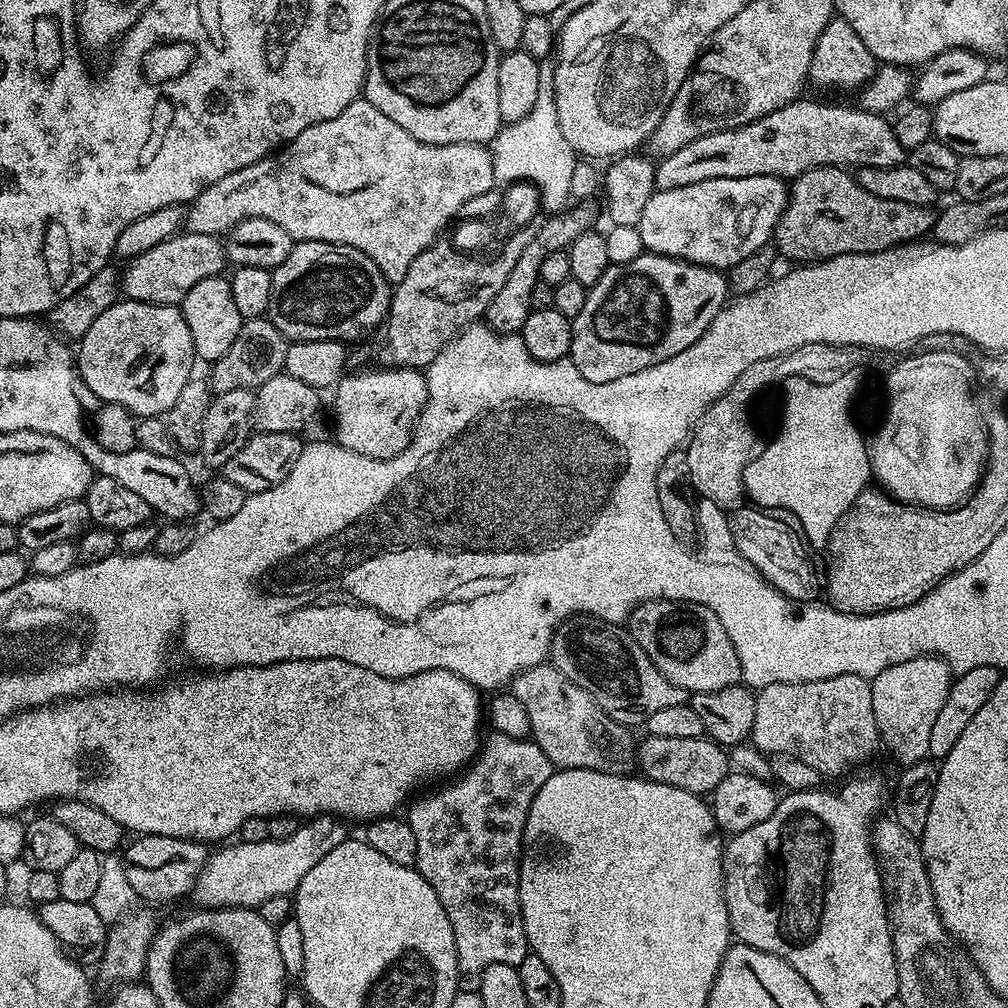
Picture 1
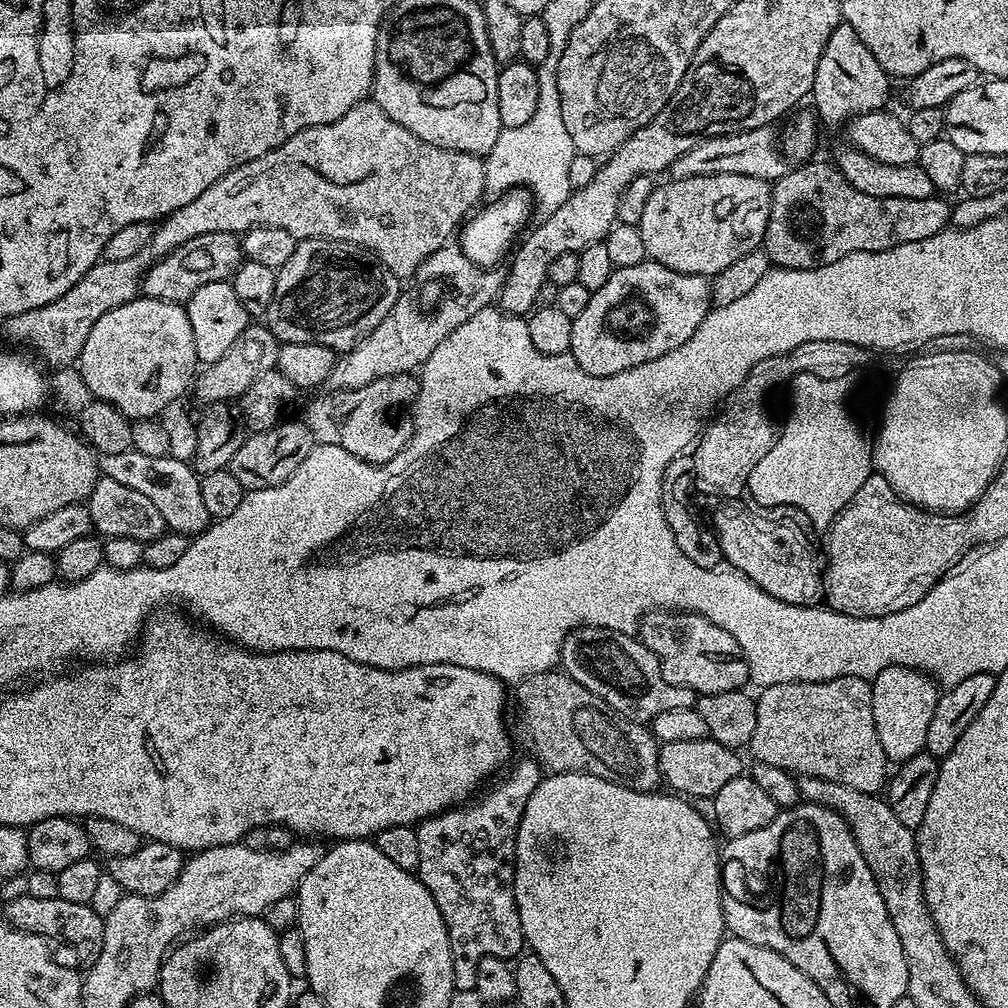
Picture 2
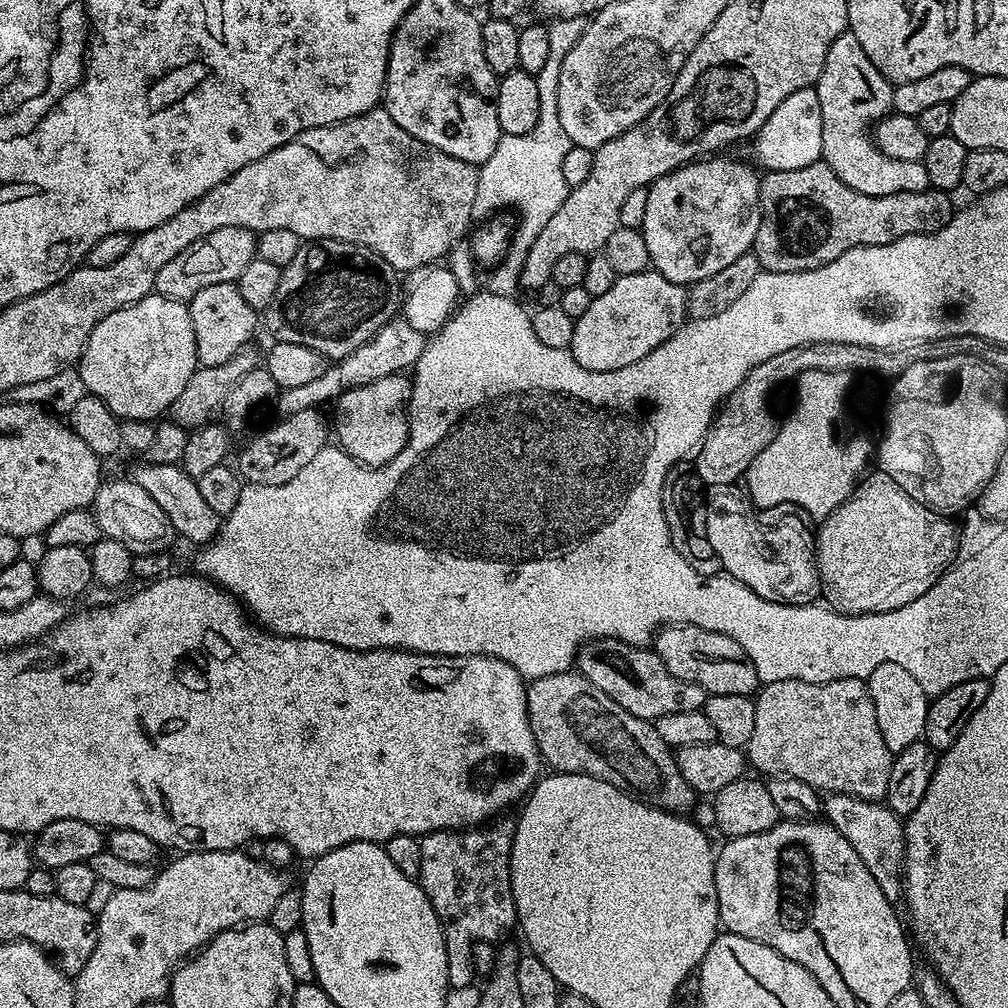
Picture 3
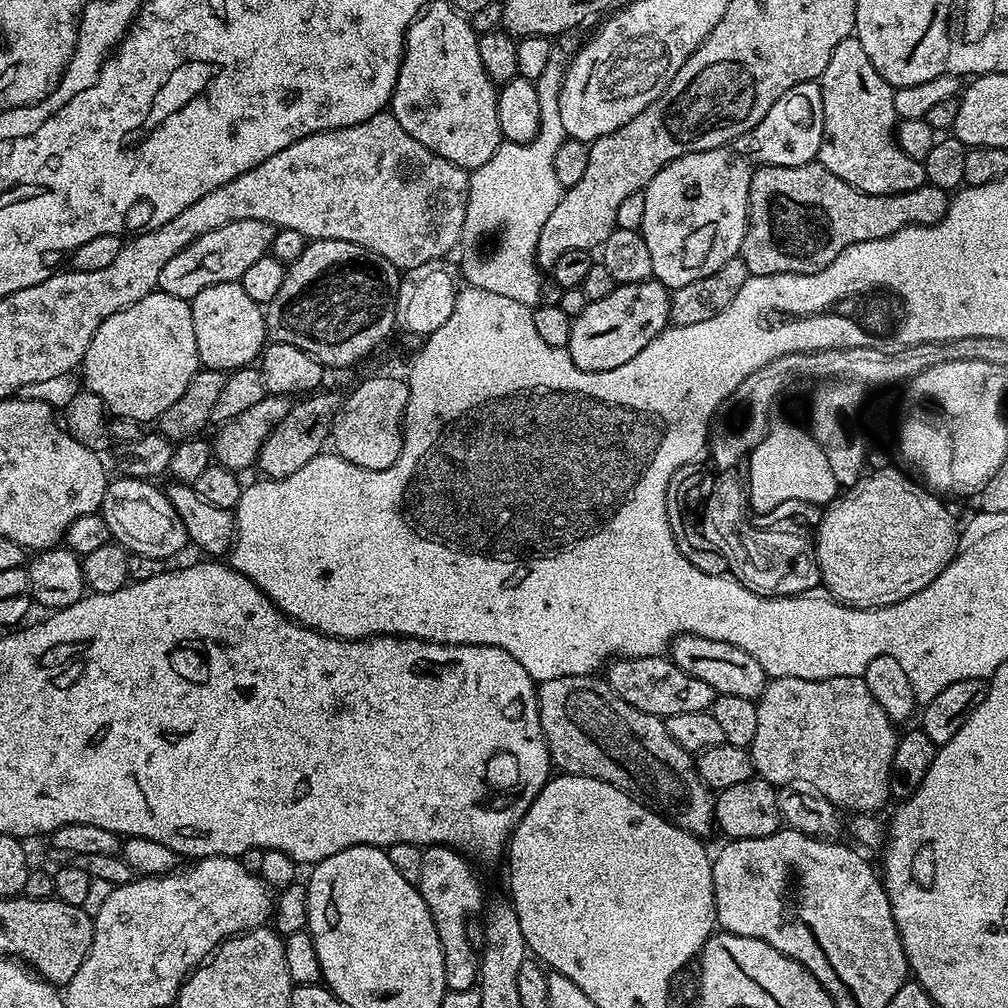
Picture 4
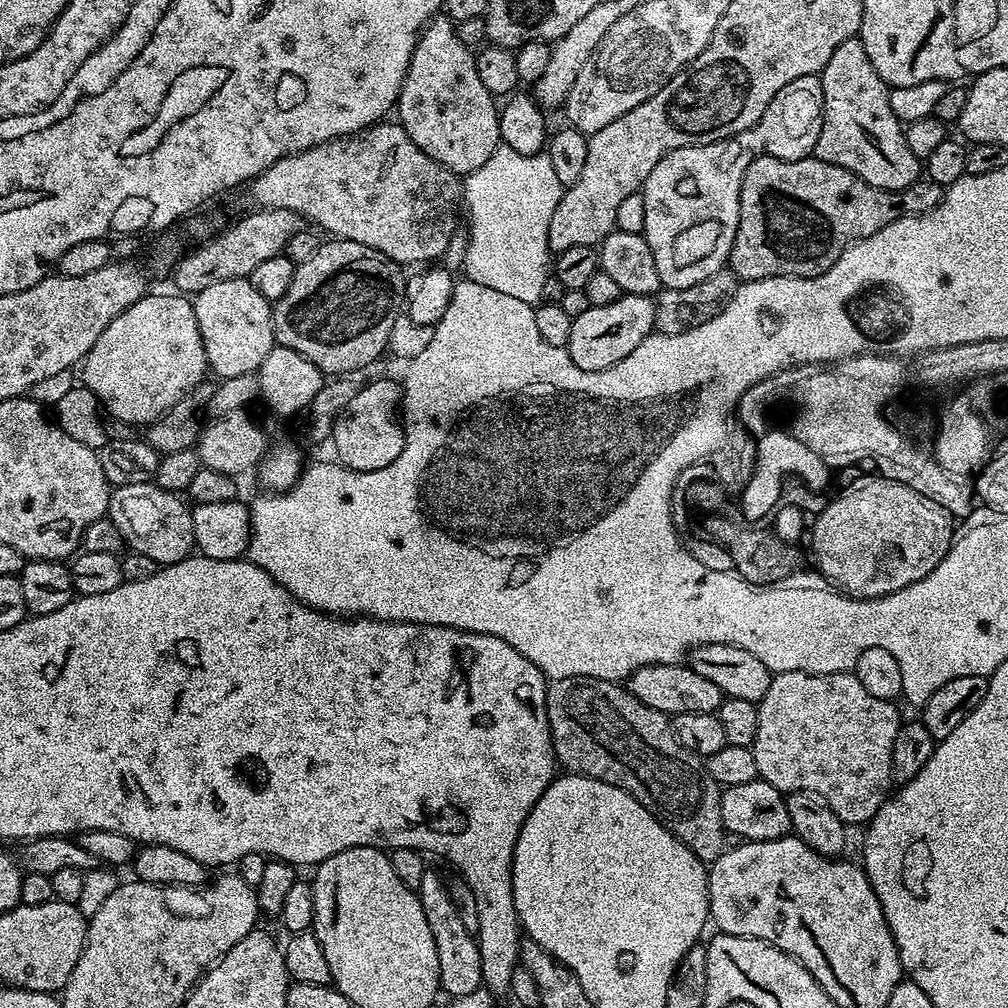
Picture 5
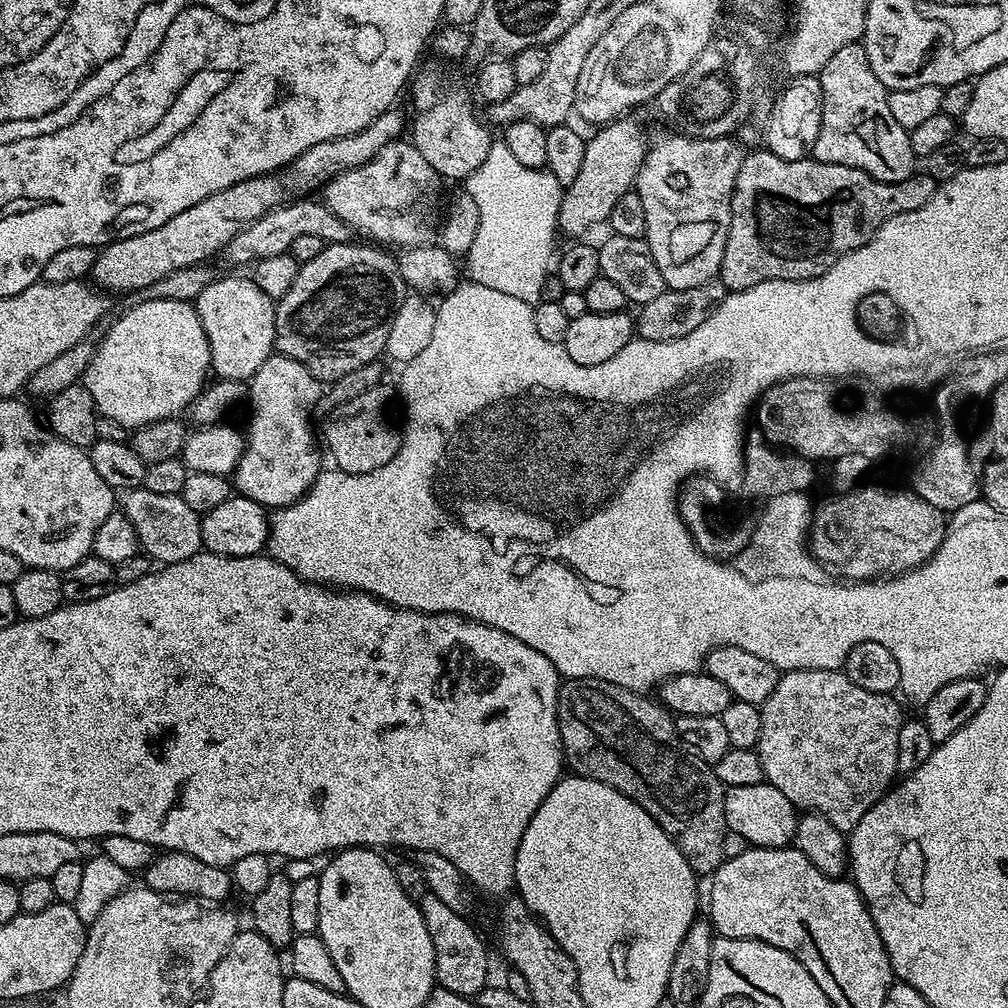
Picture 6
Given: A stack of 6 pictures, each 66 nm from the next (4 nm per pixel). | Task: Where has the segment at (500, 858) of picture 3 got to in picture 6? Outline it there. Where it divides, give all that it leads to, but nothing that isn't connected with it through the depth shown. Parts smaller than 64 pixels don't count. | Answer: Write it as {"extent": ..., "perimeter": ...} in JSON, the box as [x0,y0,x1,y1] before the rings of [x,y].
{"extent":[418,894,489,998],"perimeter":[[[426,894],[418,901],[420,913],[426,922],[426,930],[430,930],[430,942],[434,942],[434,966],[436,967],[436,983],[439,987],[450,990],[450,994],[458,994],[469,998],[479,997],[482,989],[489,987],[488,980],[488,948],[484,940],[472,929],[472,920],[454,914],[442,898]]]}

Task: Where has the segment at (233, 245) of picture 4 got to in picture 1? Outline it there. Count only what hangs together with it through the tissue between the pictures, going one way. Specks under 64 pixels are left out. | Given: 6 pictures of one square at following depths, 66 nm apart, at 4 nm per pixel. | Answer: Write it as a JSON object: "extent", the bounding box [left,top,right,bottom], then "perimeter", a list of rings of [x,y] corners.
{"extent":[118,230,226,305],"perimeter":[[[187,230],[171,236],[166,242],[158,242],[154,250],[146,250],[146,254],[138,254],[123,265],[124,276],[119,277],[118,284],[123,295],[129,300],[137,300],[143,304],[179,305],[186,294],[202,278],[221,275],[225,270],[226,257],[220,236],[198,234]]]}

